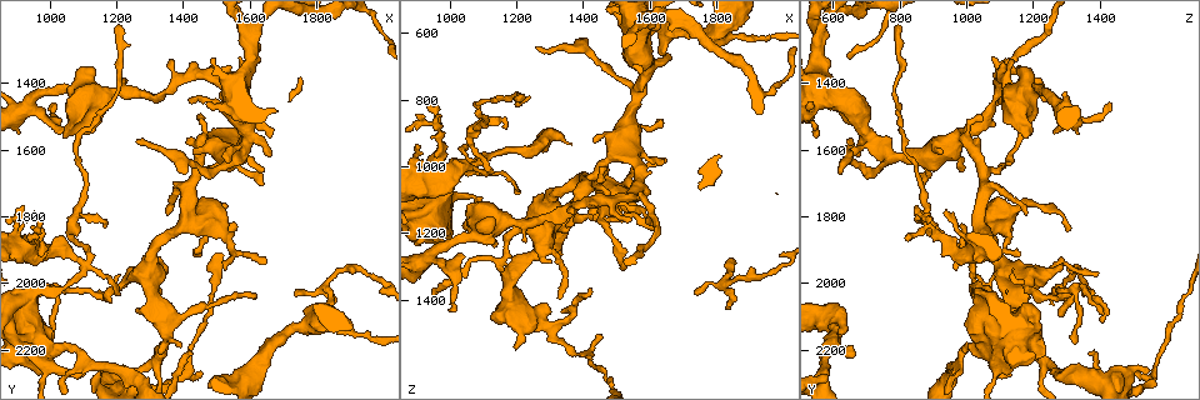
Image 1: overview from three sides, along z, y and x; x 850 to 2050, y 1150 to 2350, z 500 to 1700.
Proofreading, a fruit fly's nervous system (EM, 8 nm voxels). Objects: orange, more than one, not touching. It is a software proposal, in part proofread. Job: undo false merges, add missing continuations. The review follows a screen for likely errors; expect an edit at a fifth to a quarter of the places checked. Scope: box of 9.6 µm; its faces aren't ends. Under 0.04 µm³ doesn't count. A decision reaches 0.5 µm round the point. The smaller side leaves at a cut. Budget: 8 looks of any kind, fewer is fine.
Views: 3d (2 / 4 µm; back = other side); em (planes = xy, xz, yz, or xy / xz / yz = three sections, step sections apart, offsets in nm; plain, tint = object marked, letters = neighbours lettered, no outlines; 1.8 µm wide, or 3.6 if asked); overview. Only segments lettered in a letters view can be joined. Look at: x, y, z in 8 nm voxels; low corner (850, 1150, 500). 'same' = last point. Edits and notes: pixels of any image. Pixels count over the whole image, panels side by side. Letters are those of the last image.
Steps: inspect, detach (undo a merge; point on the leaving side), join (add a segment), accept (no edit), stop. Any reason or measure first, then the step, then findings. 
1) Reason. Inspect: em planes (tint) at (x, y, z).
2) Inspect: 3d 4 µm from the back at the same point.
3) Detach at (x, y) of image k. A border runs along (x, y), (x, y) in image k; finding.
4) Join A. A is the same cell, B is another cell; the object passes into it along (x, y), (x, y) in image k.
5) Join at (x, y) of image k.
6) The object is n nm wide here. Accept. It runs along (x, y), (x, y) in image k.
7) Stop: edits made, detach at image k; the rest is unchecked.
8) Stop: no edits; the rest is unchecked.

An open end. Inspect: em yz step 4 (tint) at (1200, 2260, 1550).

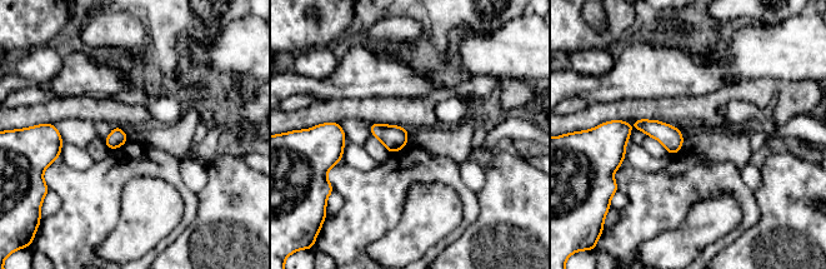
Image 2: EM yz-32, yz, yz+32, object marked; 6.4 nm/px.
See the neighbours. Inspect: em yz step 4 (letters) at the same point.

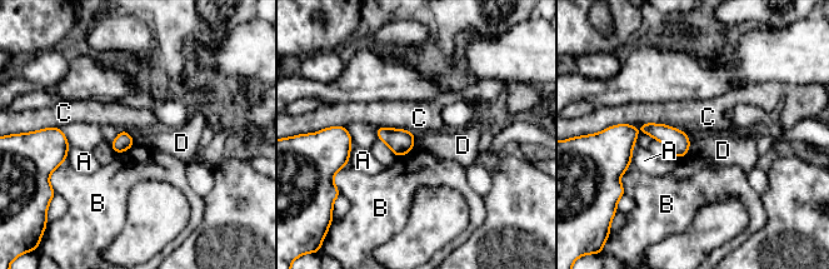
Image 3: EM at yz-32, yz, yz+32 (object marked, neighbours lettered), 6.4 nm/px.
The longest contact is with C, 320 nm. Accept. A, B, C and D are other cells; no lettered segment goes on from it.

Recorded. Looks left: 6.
An open end. Inspect: em planes (letters) at (1530, 1960, 970).

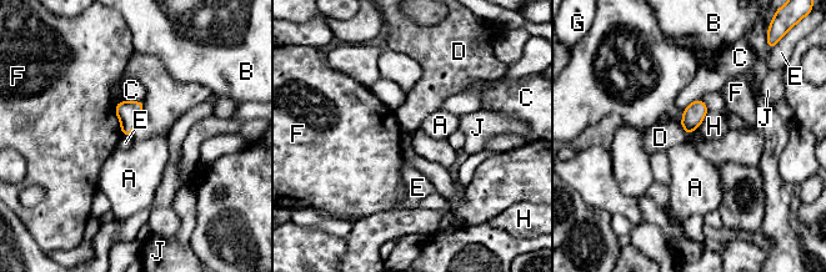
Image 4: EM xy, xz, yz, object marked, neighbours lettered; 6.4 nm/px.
The object is 140 nm wide here. Accept. A, B, C, D, E, F, G, H and J are other cells; no lettered segment goes on from it.

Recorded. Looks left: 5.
Thin neck. Inspect: 3d 2 µm at (1090, 1960, 1010).

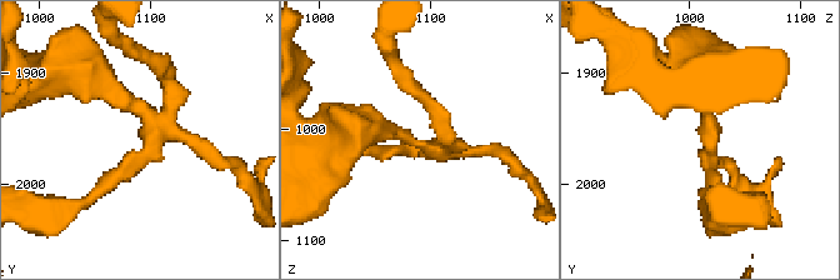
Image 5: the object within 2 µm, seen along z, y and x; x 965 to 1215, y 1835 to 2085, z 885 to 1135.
Inspect: em xy step 16 (letters) at (1098, 1958, 1018).

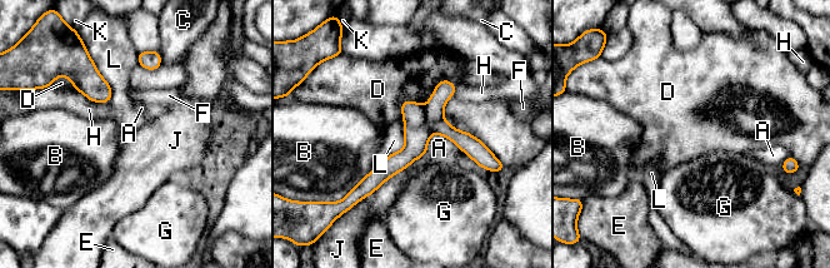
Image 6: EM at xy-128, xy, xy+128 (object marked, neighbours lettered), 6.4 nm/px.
The longest contact is with J, 550 nm. Detach at (413, 113) of image 6. A, B, C, D, E, F, G, H, J, K and L are other cells; a border runs along (424, 107), (424, 123), (405, 124) in image 6; a second neuron is stuck on.

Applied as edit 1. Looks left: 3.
Stop: edits made, detach at image 6; the rest is unchecked.

